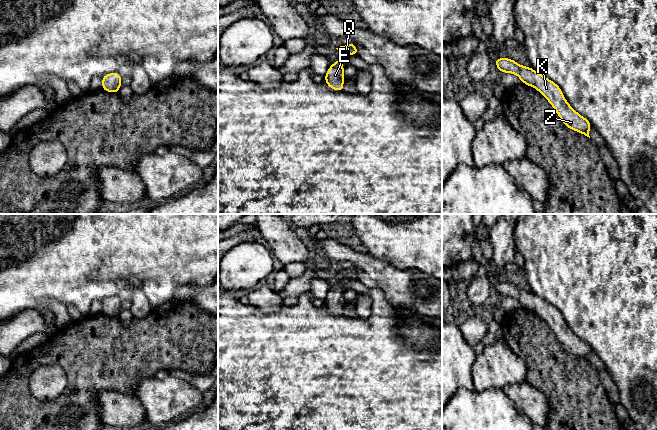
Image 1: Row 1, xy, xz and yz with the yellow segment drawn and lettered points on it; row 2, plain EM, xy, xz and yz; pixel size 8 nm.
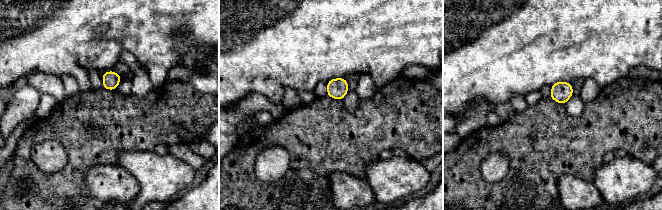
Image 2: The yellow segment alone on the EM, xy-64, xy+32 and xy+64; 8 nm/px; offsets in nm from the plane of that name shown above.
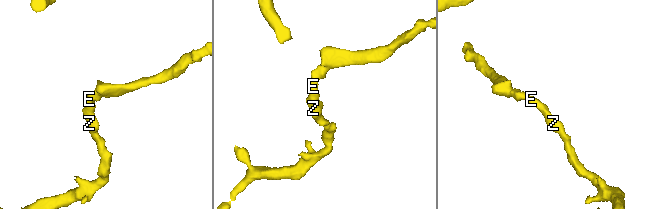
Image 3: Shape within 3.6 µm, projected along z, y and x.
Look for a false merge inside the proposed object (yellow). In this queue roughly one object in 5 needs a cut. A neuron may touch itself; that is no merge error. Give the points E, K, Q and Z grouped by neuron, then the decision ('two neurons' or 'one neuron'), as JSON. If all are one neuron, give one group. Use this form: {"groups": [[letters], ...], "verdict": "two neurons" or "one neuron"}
{"groups": [["E", "K", "Q", "Z"]], "verdict": "one neuron"}

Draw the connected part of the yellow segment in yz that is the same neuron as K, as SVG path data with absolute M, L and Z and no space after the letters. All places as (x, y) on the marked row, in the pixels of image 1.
M496 58L495 64L499 71L515 74L522 83L539 91L552 105L567 128L590 138L590 121L570 106L561 88L555 82L536 72L531 67L522 66L510 58Z

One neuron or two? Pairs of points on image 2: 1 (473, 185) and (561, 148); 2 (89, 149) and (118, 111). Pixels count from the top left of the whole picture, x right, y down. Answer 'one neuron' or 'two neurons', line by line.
1: one neuron
2: one neuron

